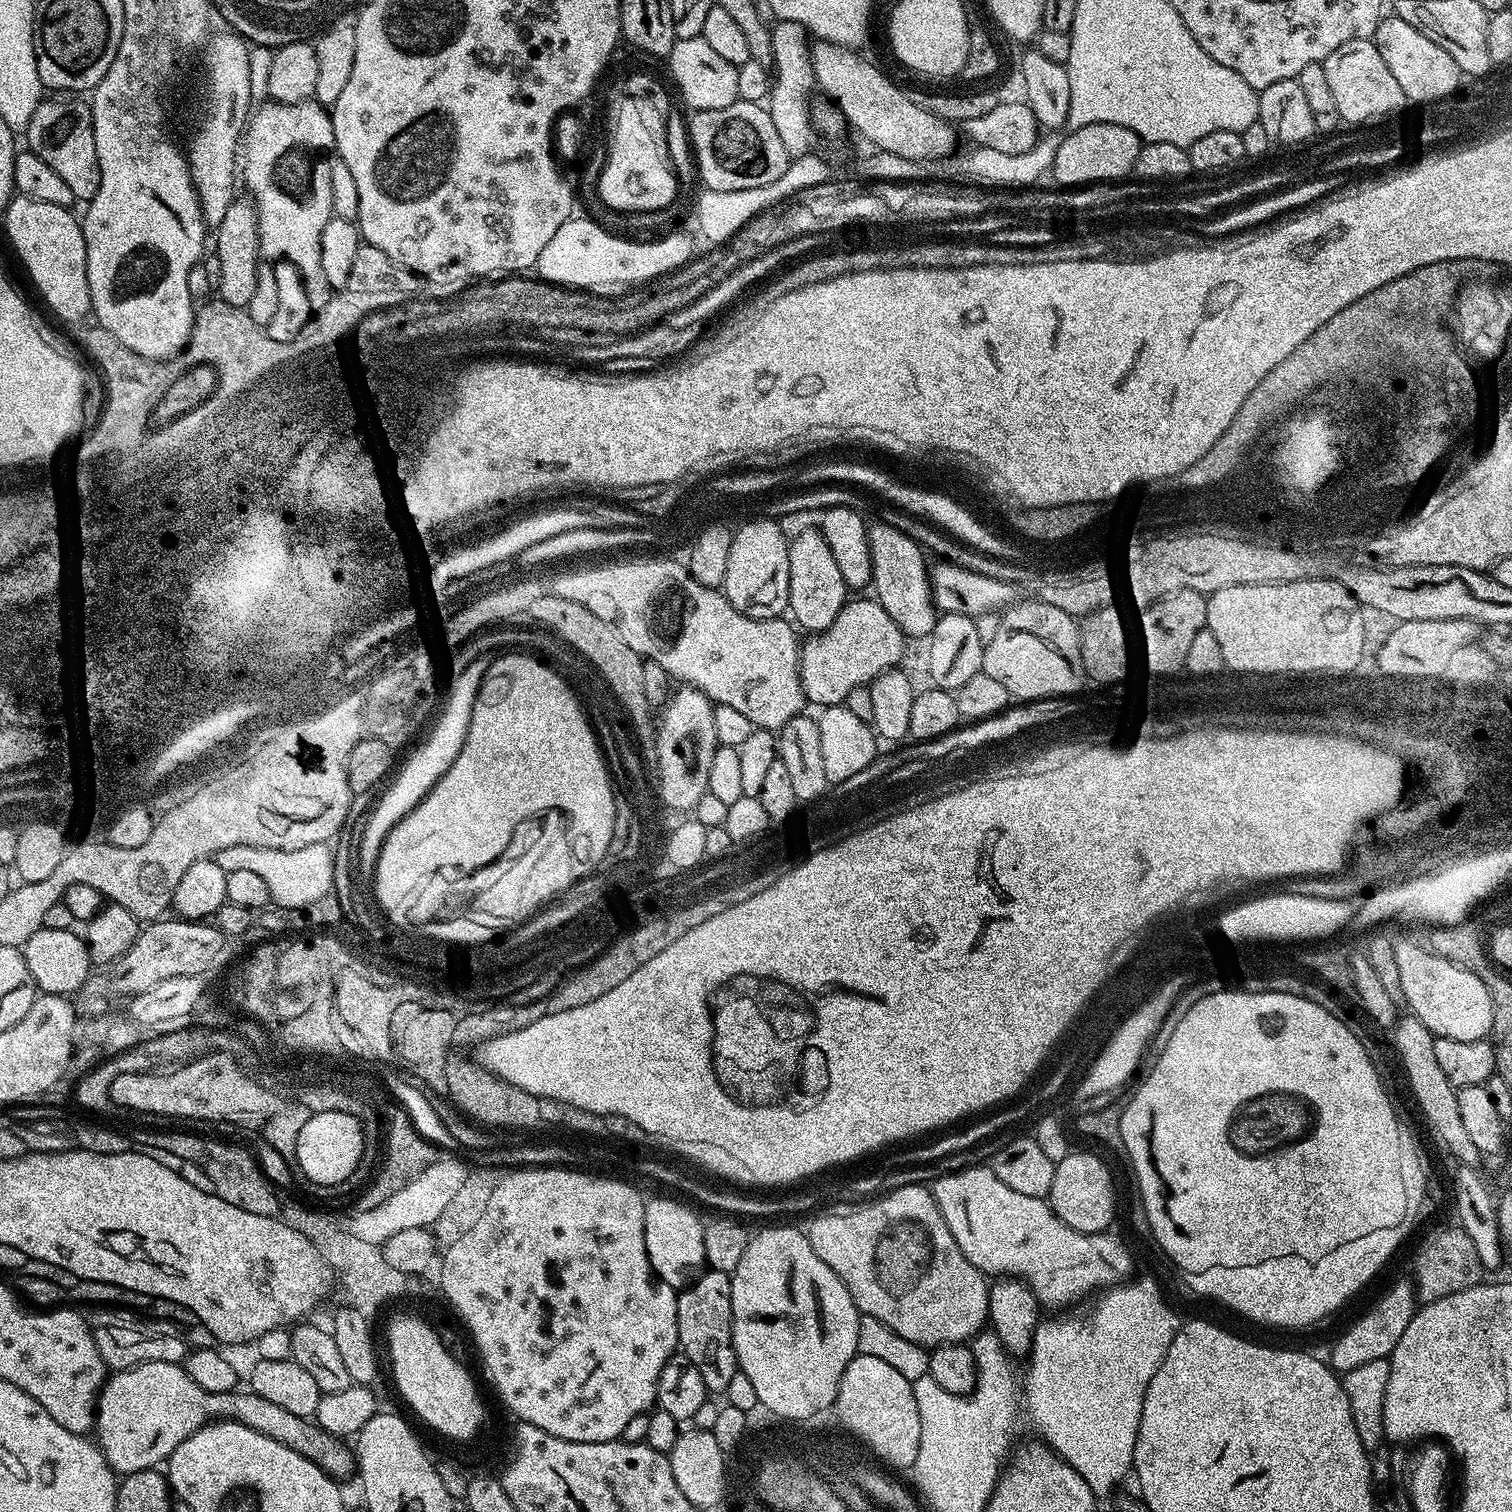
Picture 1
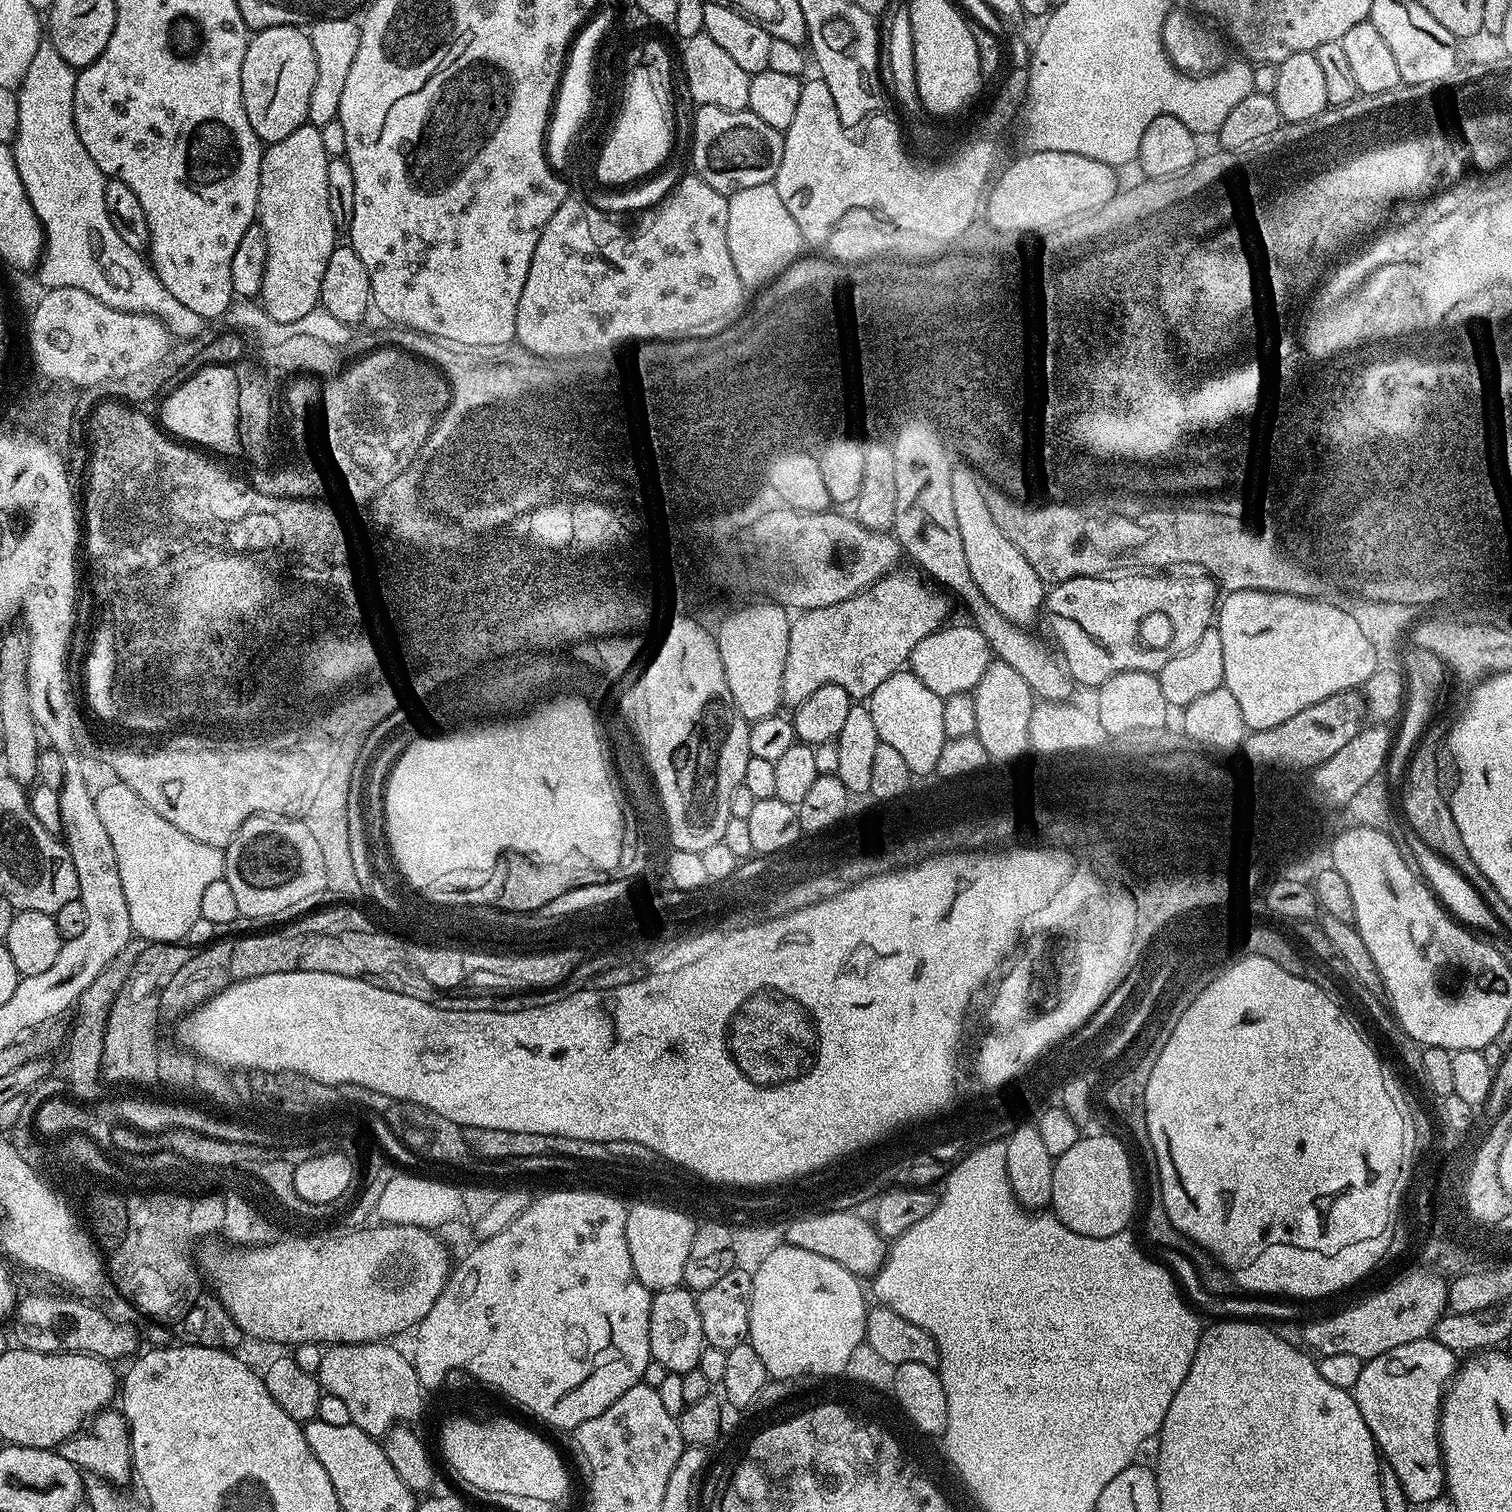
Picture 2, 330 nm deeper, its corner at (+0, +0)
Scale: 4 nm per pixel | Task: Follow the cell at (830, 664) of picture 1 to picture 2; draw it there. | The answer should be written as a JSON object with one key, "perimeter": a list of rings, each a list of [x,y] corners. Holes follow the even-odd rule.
{"perimeter":[[[971,623],[945,626],[932,632],[910,654],[908,664],[910,671],[920,679],[934,694],[950,697],[963,692],[971,693],[978,686],[979,679],[986,672],[989,663],[994,659],[986,638]]]}

